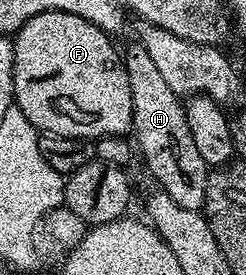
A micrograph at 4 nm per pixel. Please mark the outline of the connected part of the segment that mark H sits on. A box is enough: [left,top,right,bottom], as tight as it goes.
[123,45,210,211]

